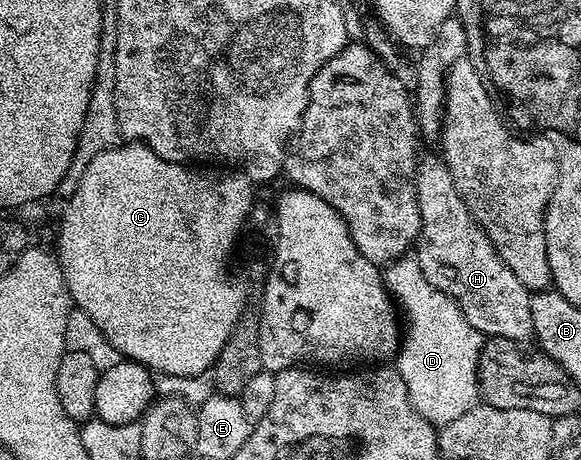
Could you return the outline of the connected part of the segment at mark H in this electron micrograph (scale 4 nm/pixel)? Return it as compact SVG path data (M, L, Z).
M422 159L418 163L417 201L421 235L417 237L415 258L423 278L435 290L448 294L482 337L498 336L514 342L530 339L533 336L531 293L499 258L484 230L467 210L449 167L440 159Z

